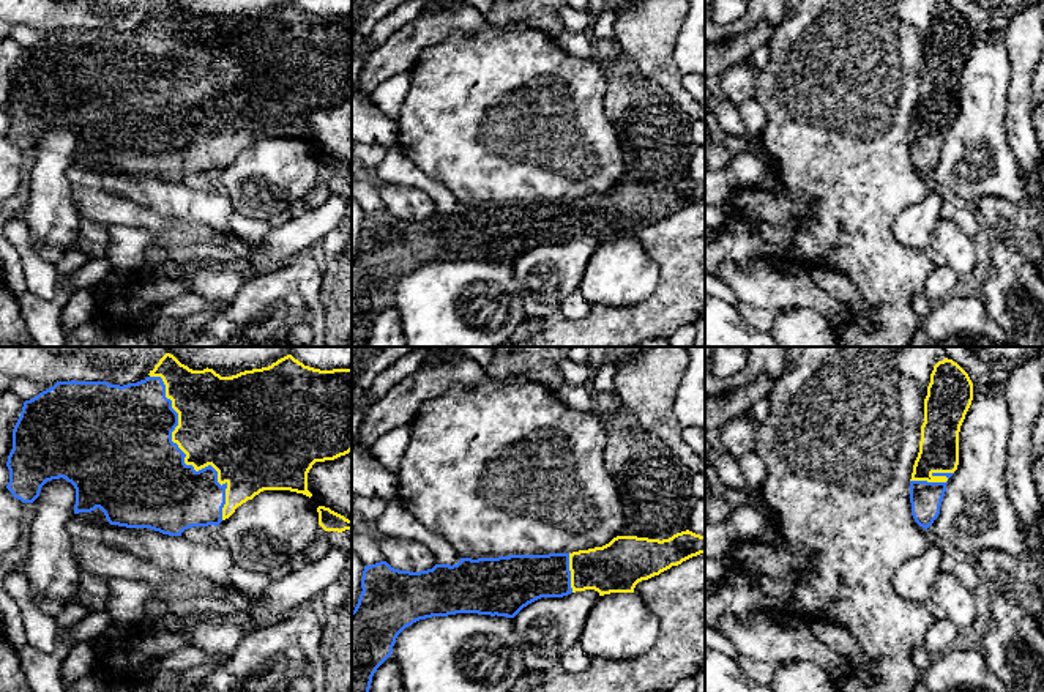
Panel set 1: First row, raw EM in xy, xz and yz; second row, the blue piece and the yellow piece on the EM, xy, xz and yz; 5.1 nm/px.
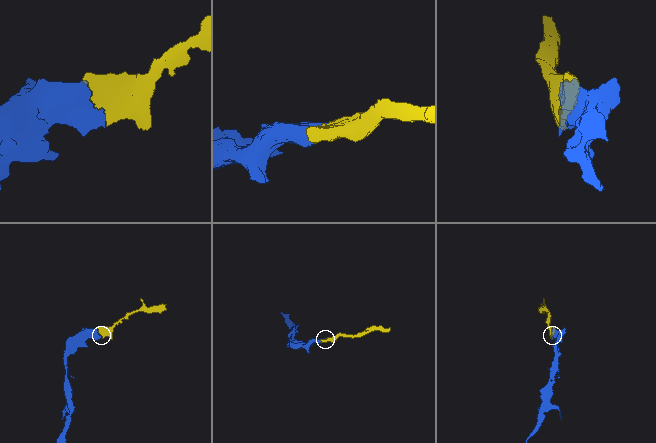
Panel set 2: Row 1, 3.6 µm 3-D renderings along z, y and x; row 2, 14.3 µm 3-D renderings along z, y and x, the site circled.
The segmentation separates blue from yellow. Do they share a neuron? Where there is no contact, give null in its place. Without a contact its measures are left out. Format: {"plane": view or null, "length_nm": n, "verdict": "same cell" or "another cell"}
{"plane": "xy", "length_nm": 800, "verdict": "same cell"}

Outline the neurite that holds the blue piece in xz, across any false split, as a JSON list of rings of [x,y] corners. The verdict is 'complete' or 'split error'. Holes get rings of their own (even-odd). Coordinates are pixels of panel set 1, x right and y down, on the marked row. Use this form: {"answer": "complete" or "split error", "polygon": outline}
{"answer": "split error", "polygon": [[[686,530],[662,541],[617,536],[602,547],[572,553],[460,558],[457,564],[435,564],[419,572],[399,571],[386,561],[364,566],[363,591],[352,612],[352,692],[369,692],[372,676],[391,656],[397,635],[419,619],[456,613],[514,618],[541,597],[563,597],[585,590],[595,590],[599,596],[634,593],[639,582],[700,553],[705,553],[705,536]]]}

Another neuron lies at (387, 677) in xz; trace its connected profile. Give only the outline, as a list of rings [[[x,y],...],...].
[[[388,657],[374,673],[369,692],[404,692],[399,679],[399,667],[394,657]]]

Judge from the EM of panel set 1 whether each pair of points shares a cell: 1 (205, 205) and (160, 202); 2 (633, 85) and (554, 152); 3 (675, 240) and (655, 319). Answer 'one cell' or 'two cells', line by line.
1: one cell
2: two cells
3: one cell

